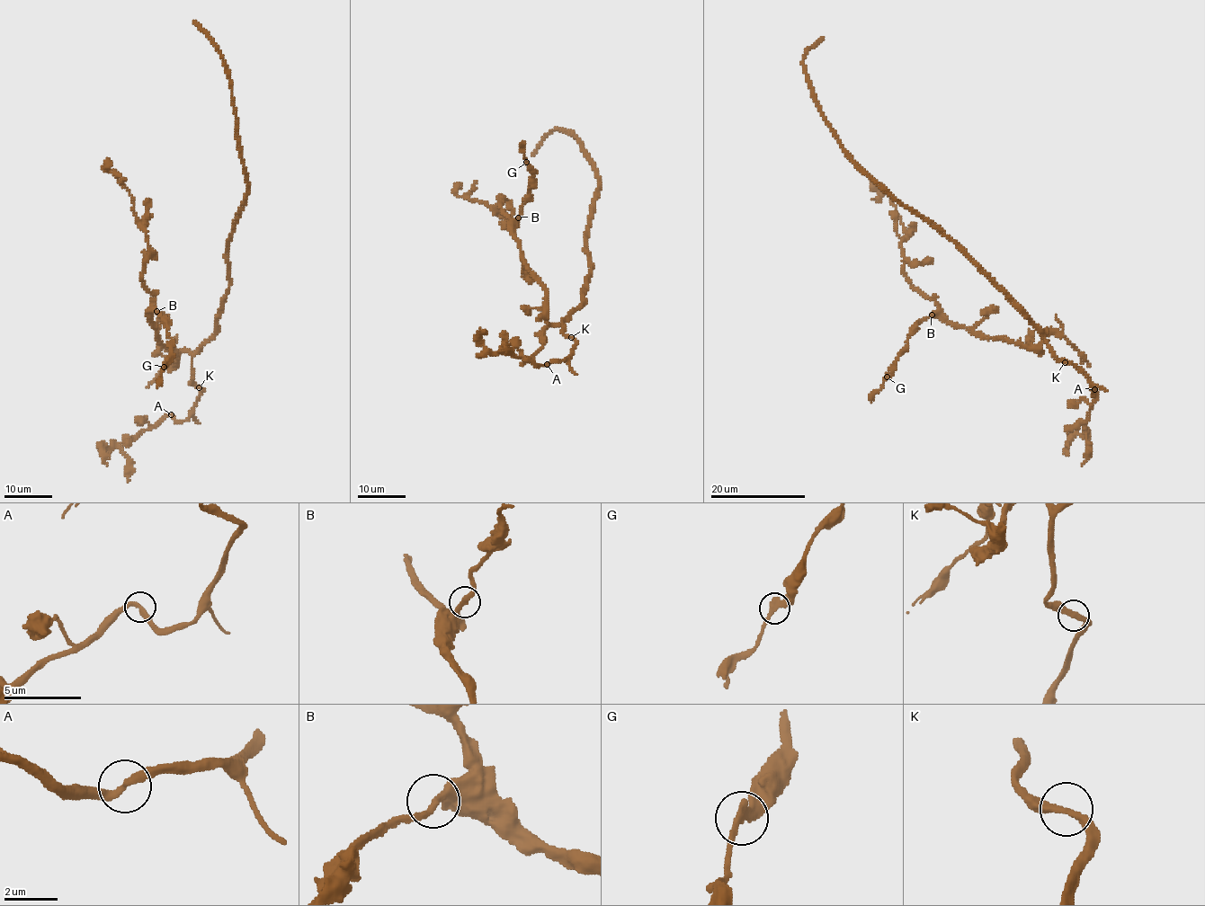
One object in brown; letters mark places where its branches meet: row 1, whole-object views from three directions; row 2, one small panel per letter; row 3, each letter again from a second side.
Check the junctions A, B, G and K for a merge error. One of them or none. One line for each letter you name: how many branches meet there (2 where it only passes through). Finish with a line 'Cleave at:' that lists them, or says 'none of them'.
Cleave at: none of them

